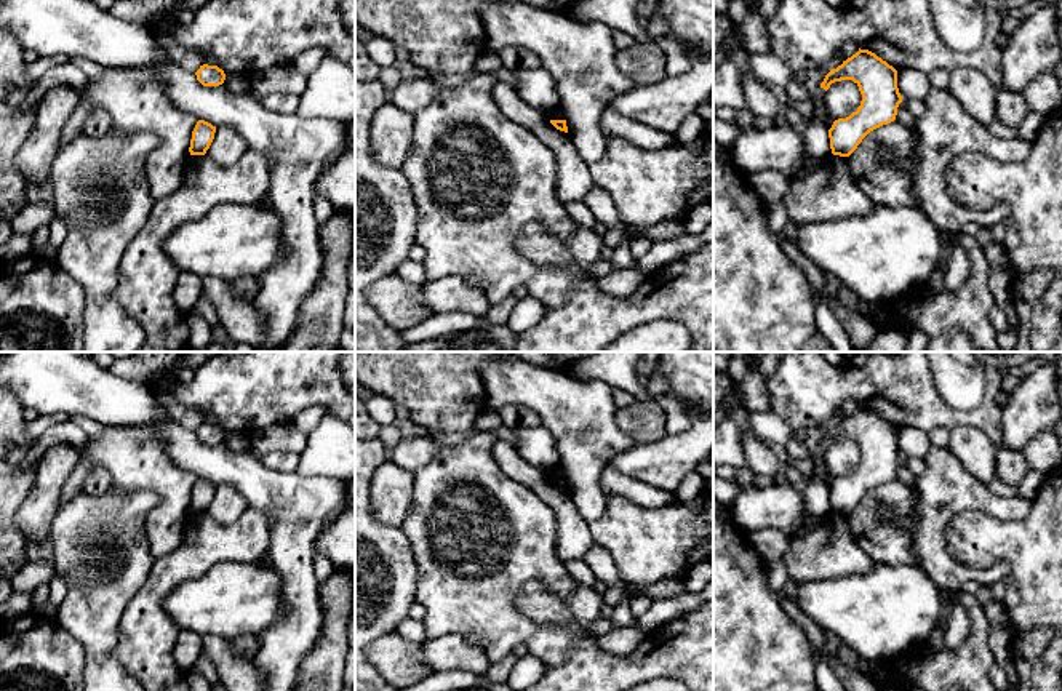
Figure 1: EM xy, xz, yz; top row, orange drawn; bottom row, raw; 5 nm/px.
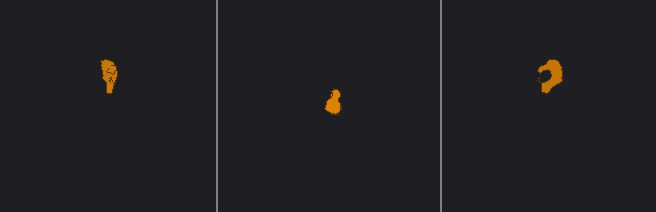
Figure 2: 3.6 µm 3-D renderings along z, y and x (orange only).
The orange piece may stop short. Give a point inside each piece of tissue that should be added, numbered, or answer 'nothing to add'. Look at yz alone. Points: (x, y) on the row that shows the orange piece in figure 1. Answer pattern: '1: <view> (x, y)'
1: yz (816, 138)

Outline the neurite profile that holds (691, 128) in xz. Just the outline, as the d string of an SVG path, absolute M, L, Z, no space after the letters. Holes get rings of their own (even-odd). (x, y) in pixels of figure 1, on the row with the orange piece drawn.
M697 115L686 117L678 130L673 133L677 142L688 144L702 136L705 131L705 122Z

